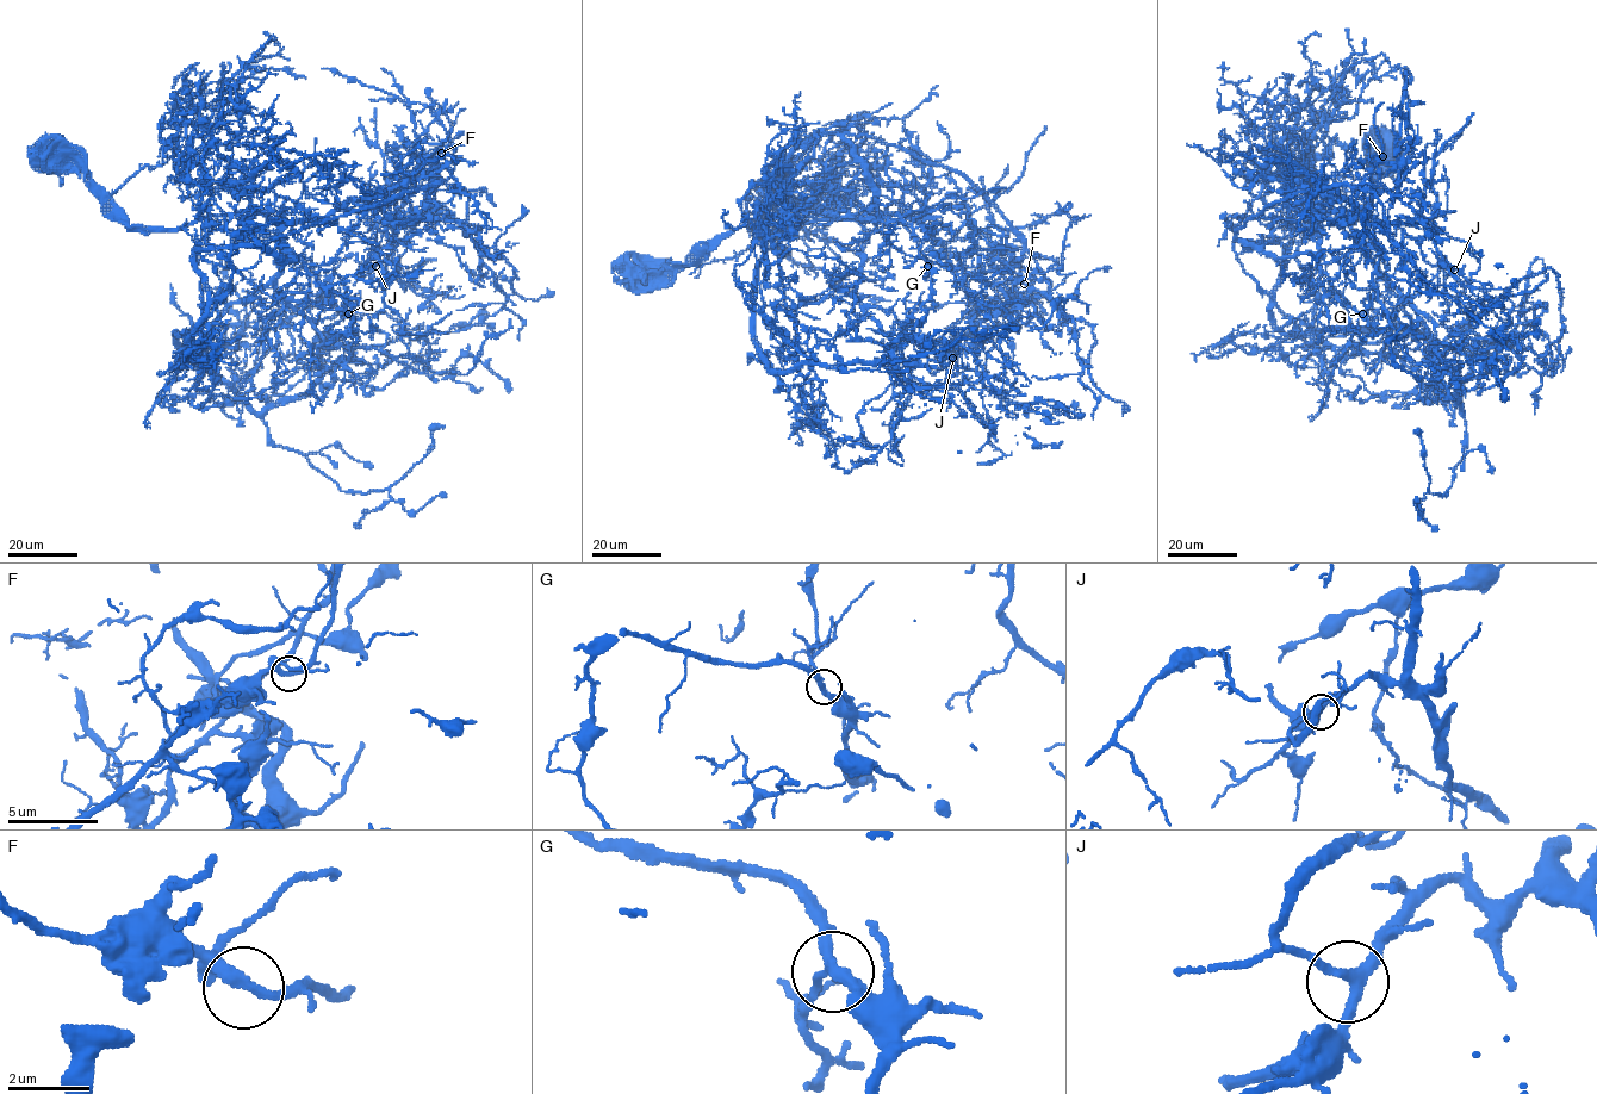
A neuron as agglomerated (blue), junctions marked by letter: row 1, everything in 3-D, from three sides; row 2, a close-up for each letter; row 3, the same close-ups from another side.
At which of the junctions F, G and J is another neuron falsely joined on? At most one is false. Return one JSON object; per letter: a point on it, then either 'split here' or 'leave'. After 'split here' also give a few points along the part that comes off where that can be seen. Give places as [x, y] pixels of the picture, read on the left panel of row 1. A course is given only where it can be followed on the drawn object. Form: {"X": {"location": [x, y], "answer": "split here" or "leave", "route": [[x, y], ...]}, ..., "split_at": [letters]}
{"F": {"location": [441, 153], "answer": "leave"}, "G": {"location": [348, 314], "answer": "leave"}, "J": {"location": [376, 266], "answer": "leave"}, "split_at": []}

